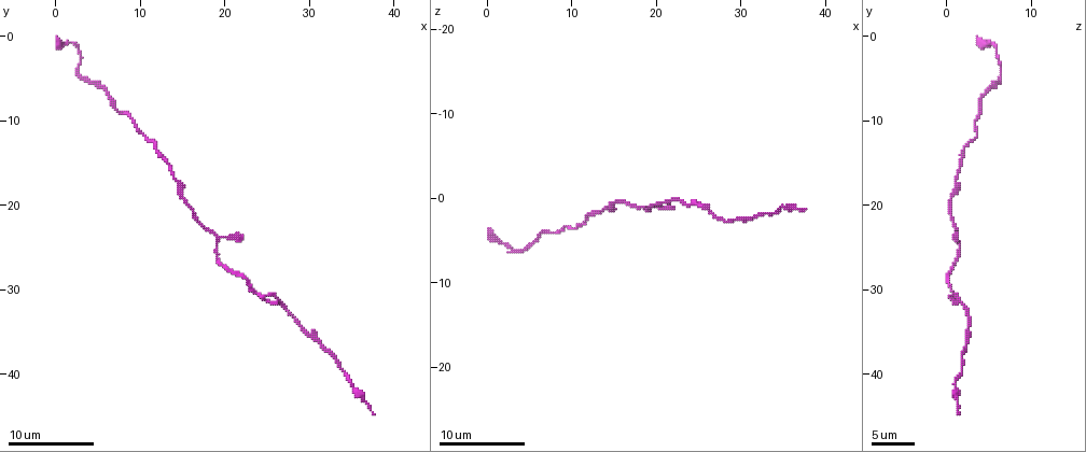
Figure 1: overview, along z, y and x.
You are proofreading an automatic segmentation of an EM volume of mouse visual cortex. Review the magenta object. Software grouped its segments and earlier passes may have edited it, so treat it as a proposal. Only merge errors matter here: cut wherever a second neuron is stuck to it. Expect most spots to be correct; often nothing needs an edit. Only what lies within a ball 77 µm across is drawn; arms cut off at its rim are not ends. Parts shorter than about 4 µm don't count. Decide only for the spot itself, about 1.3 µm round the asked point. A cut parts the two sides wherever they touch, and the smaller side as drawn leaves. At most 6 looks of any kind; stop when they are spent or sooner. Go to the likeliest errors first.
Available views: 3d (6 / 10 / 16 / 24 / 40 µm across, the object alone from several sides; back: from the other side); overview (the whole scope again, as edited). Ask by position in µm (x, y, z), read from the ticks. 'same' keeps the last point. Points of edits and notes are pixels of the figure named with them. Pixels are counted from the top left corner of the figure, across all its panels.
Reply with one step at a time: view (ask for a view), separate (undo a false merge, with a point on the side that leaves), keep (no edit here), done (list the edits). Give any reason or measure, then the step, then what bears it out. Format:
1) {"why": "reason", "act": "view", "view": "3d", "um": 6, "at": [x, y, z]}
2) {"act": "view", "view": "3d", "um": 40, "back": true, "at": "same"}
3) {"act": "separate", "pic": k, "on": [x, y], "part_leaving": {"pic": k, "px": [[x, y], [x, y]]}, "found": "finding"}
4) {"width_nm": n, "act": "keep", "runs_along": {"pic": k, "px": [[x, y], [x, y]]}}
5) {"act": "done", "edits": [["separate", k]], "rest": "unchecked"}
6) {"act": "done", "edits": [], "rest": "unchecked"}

{"why": "thick turns thin", "act": "view", "view": "3d", "um": 16, "at": [26.4, 31.6, 2.0]}

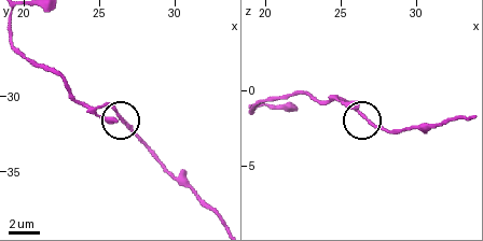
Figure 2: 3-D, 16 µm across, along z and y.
{"act": "keep", "runs_along": {"pic": 2, "px": [[259, 105], [309, 94], [325, 101], [348, 104], [389, 131]]}, "found": "continuous, no second neuron"}

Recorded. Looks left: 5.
{"why": "sudden change in width", "act": "view", "view": "3d", "um": 6, "at": [15.0, 19.2, 0.6]}

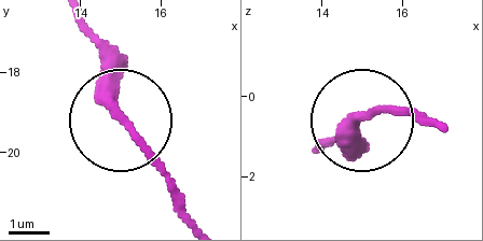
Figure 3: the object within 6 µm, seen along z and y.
{"act": "keep", "runs_along": {"pic": 3, "px": [[195, 223], [123, 119], [92, 31]]}, "found": "one neuron here"}

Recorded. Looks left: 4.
{"why": "calibre changes", "act": "view", "view": "3d", "um": 10, "at": [8.0, 9.2, 4.0]}

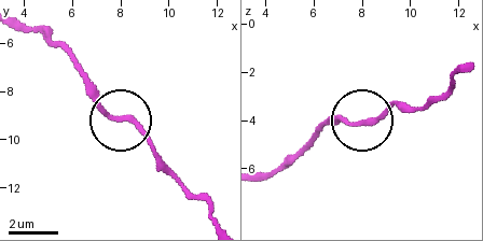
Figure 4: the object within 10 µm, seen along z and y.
{"act": "keep", "runs_along": {"pic": 4, "px": [[463, 69], [425, 108], [395, 103], [363, 123], [322, 123]]}, "found": "one neuron here"}

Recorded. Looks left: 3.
{"act": "done", "edits": [], "rest": "unchecked"}

